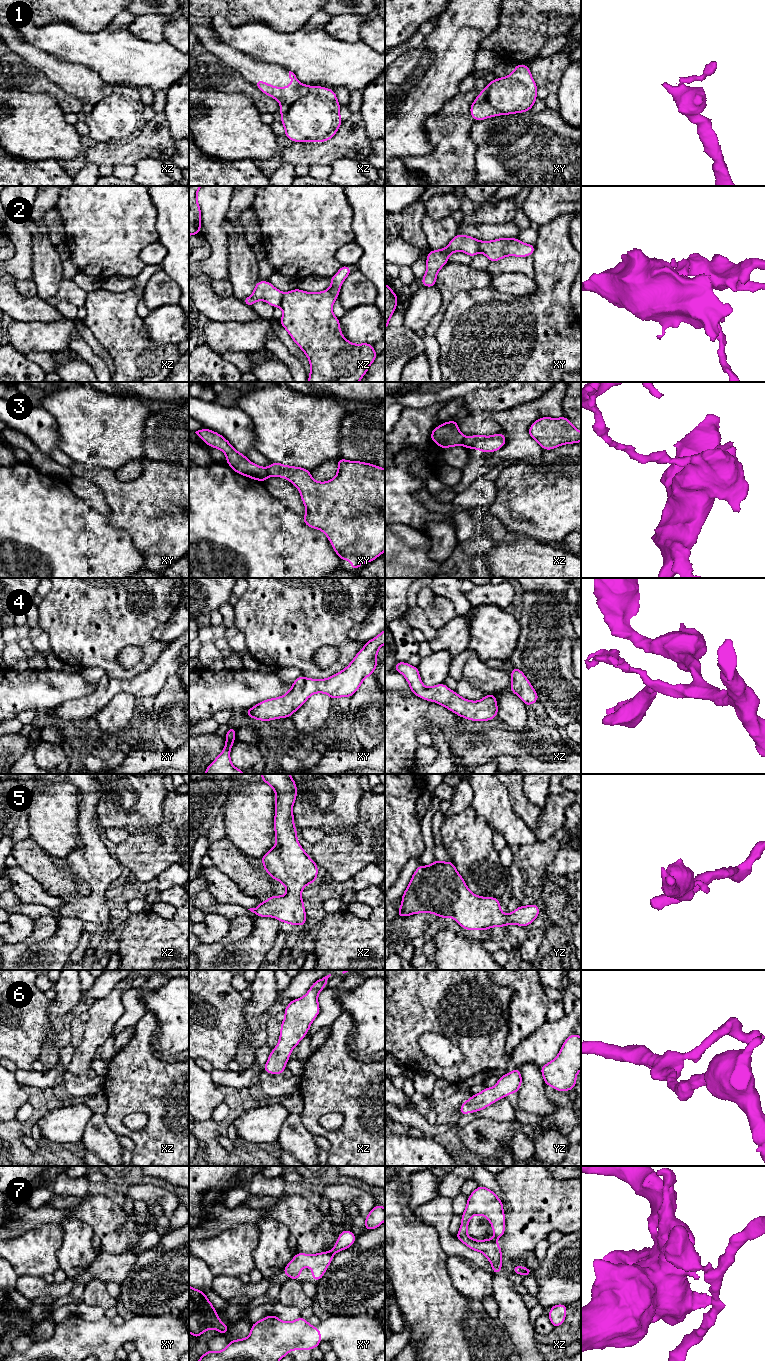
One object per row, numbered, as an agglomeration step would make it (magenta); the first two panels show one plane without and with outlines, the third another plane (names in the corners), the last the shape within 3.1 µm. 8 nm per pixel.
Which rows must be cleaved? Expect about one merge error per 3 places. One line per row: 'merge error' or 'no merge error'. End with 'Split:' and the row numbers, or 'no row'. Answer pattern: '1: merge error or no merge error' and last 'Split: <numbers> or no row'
1: no merge error
2: merge error
3: merge error
4: no merge error
5: no merge error
6: no merge error
7: merge error
Split: 2, 3, 7

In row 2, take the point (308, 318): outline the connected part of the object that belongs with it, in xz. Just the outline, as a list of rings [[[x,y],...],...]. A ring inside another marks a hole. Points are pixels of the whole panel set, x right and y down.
[[[342,265],[339,271],[330,277],[331,287],[322,292],[310,293],[296,288],[283,293],[280,304],[283,315],[280,319],[280,324],[309,359],[310,376],[307,382],[359,382],[378,356],[371,343],[353,344],[344,338],[340,331],[339,318],[335,317],[332,312],[333,304],[339,297],[341,285],[352,272],[348,265]]]

